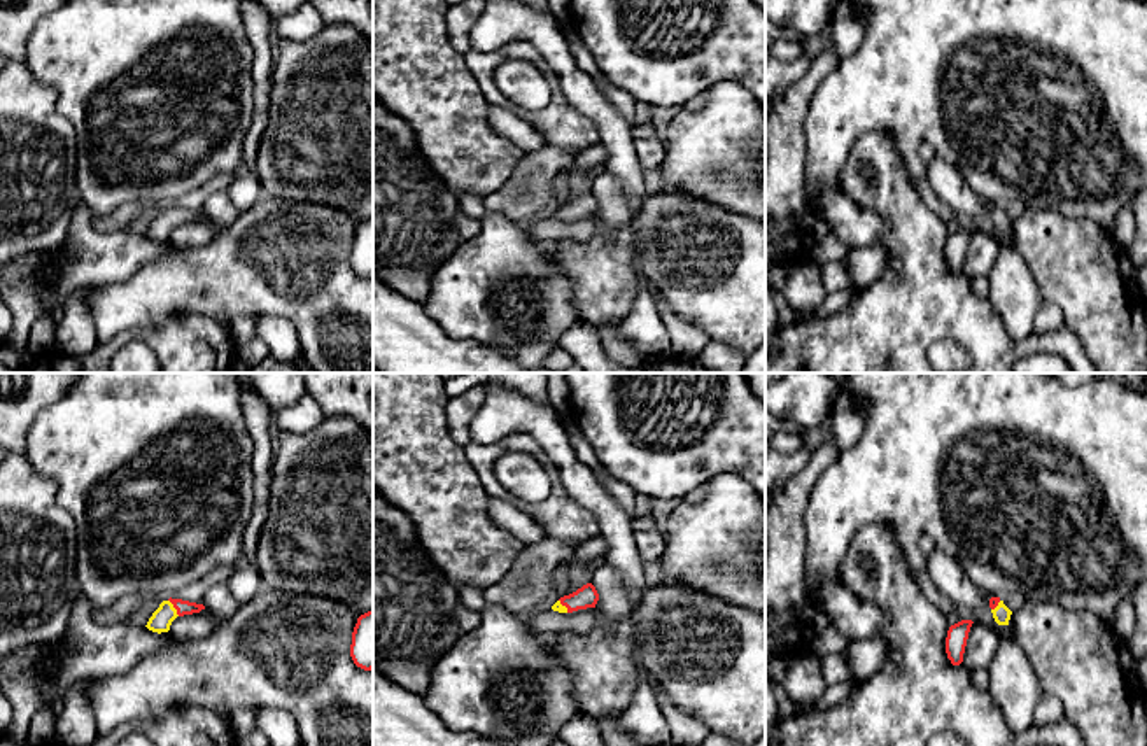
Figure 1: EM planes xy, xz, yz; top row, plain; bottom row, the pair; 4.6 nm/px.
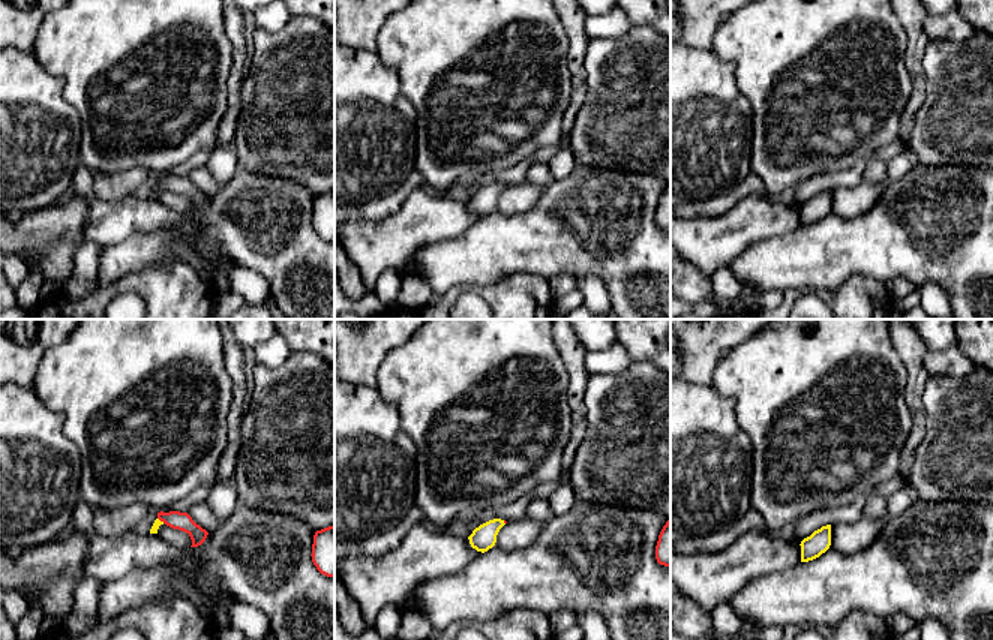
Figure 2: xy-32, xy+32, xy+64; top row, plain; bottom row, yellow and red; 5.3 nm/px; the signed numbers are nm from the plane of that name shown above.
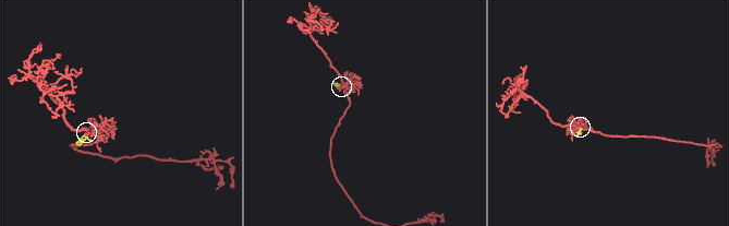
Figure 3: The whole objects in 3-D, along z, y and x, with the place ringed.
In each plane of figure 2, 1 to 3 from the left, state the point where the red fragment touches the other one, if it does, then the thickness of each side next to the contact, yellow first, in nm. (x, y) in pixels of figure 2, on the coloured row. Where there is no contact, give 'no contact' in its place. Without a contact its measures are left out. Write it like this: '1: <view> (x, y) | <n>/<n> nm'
1: xy-32 (159, 520) | 40/100 nm
2: xy+32 (503, 522) | 130/20 nm
3: no contact

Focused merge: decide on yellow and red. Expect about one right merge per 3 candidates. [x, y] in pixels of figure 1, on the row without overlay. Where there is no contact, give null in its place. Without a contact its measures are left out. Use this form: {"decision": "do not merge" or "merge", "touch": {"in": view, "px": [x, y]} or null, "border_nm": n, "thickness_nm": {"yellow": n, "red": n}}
{"decision": "merge", "touch": {"in": "xy", "px": [174, 216]}, "border_nm": 90, "thickness_nm": {"yellow": 100, "red": 70}}

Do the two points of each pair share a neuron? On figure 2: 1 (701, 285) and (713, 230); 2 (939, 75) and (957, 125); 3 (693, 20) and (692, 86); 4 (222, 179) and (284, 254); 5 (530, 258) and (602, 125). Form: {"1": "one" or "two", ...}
{"1": "two", "2": "one", "3": "two", "4": "two", "5": "two"}

